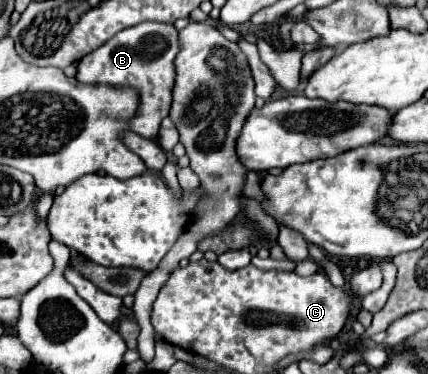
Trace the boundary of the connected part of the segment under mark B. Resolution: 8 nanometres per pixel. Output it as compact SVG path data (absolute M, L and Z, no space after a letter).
M141 22L137 26L121 30L105 46L99 46L77 64L79 82L107 82L111 86L131 86L141 94L141 106L137 116L131 120L131 130L143 138L155 138L161 120L169 114L171 88L175 80L173 60L179 52L177 30L173 24Z

